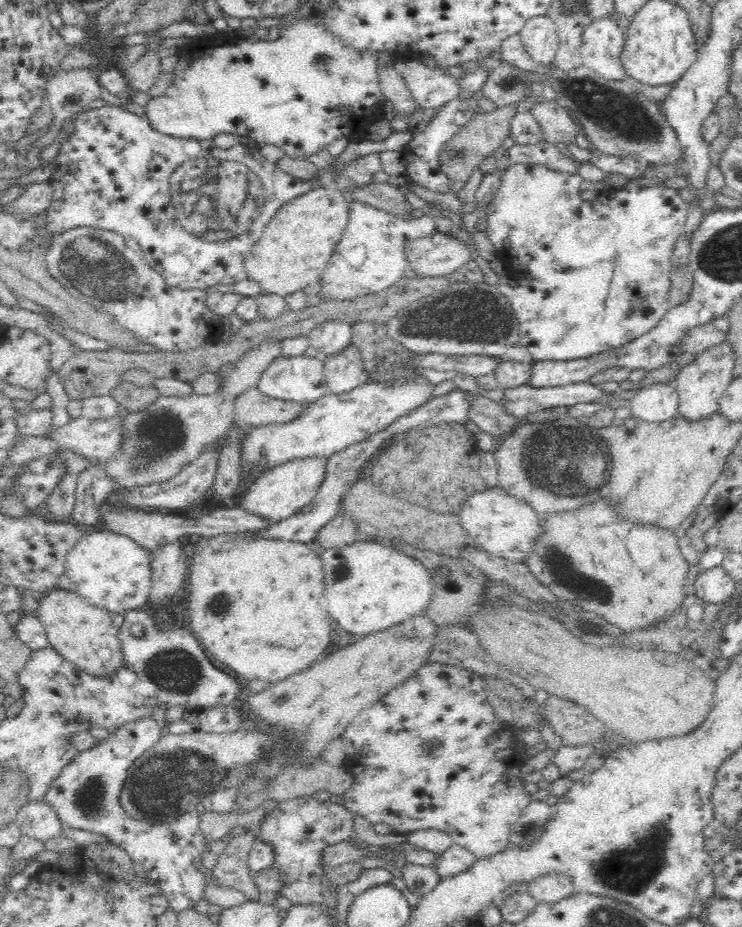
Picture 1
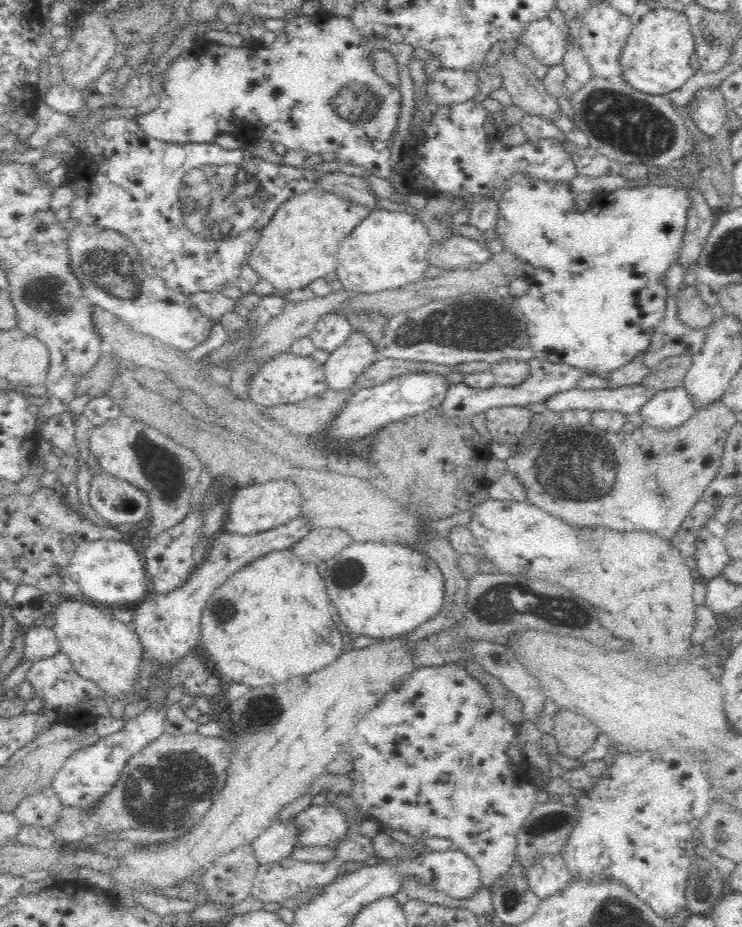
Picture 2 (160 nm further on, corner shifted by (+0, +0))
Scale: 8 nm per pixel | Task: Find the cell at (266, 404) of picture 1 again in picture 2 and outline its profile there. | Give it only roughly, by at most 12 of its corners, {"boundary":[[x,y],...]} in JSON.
{"boundary":[[327,389],[304,402],[268,408],[274,422],[314,437],[355,390]]}

